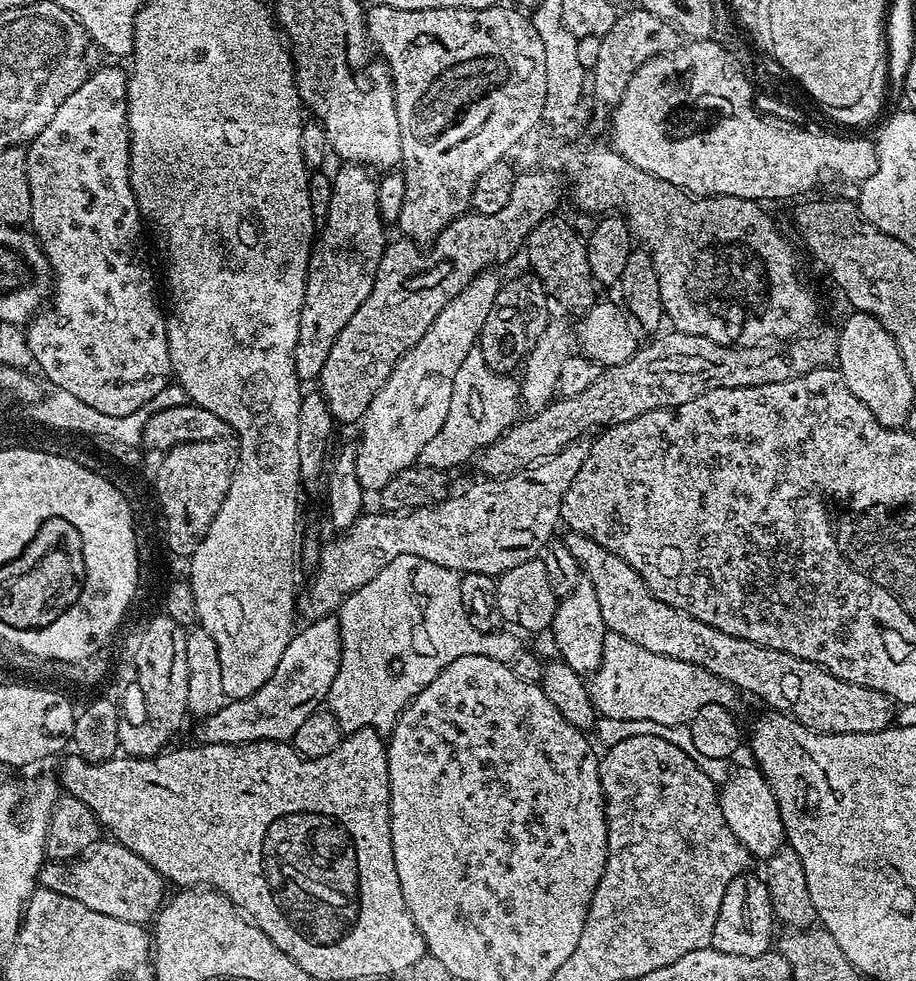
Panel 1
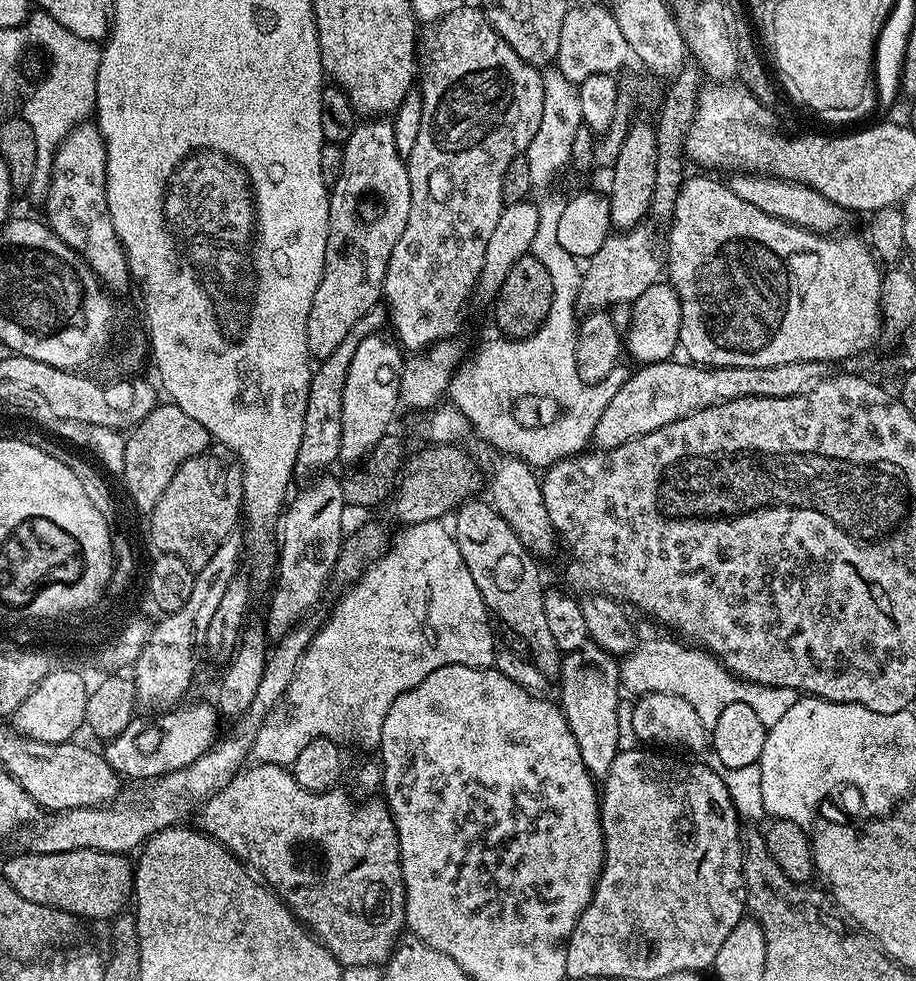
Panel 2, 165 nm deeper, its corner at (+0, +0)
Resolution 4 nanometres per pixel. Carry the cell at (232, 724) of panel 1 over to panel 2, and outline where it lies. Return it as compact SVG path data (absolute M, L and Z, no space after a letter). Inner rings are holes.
M183 703L167 712L153 715L153 720L147 720L143 714L137 715L113 740L103 745L102 755L105 762L114 769L121 778L143 782L153 780L156 776L170 774L180 770L182 766L190 766L202 754L206 754L216 745L221 735L221 713L217 705Z

